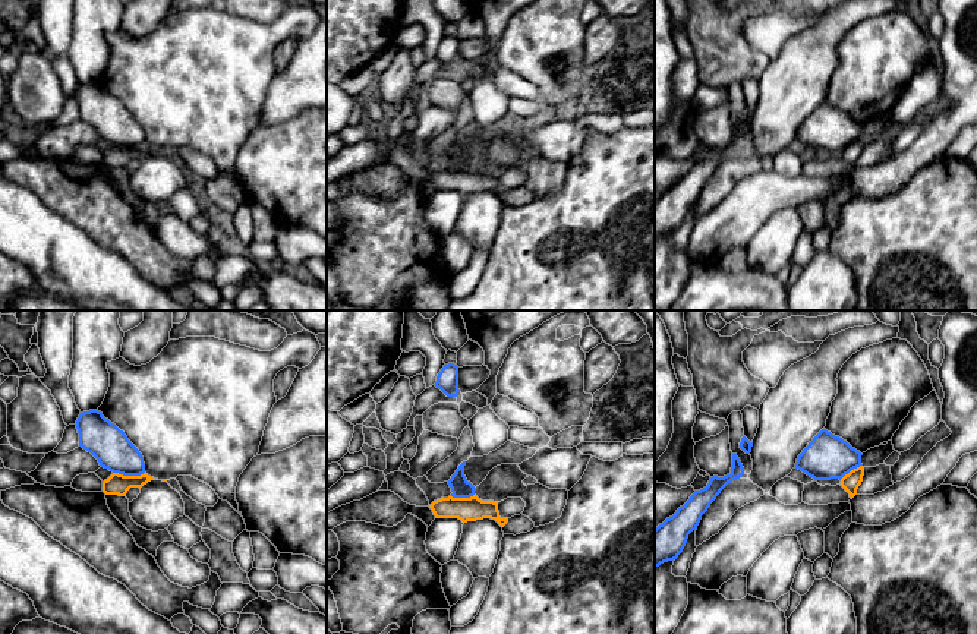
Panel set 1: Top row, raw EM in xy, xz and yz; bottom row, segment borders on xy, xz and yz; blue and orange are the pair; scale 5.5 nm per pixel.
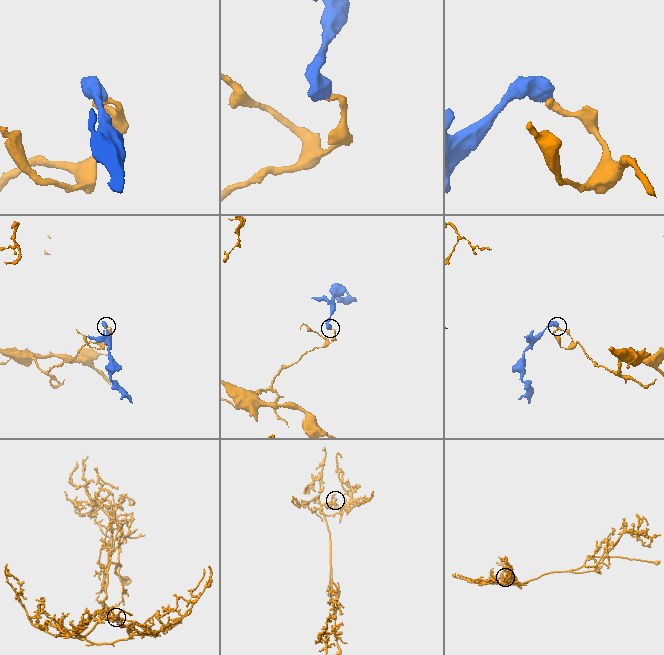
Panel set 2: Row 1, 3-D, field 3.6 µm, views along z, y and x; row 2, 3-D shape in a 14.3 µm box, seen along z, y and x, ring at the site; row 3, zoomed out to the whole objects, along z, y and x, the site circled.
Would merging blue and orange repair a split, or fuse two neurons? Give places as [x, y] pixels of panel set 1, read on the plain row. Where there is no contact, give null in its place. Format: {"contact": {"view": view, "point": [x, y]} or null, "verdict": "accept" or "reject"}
{"contact": {"view": "xy", "point": [129, 147]}, "verdict": "reject"}

